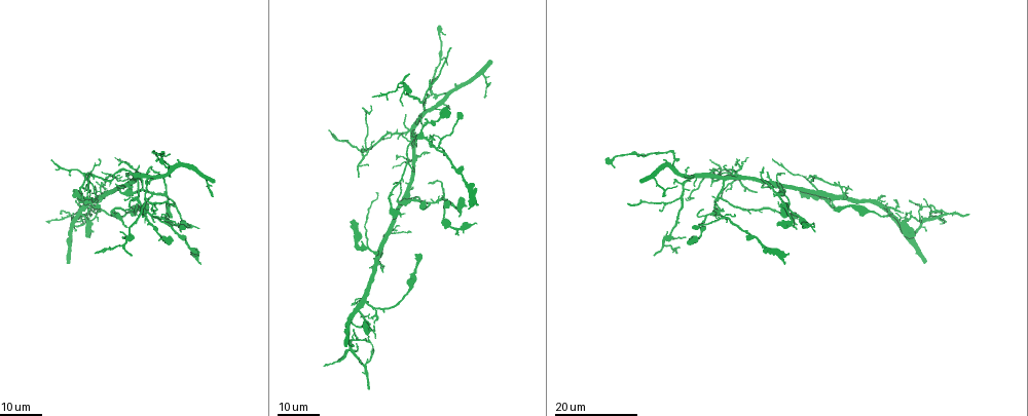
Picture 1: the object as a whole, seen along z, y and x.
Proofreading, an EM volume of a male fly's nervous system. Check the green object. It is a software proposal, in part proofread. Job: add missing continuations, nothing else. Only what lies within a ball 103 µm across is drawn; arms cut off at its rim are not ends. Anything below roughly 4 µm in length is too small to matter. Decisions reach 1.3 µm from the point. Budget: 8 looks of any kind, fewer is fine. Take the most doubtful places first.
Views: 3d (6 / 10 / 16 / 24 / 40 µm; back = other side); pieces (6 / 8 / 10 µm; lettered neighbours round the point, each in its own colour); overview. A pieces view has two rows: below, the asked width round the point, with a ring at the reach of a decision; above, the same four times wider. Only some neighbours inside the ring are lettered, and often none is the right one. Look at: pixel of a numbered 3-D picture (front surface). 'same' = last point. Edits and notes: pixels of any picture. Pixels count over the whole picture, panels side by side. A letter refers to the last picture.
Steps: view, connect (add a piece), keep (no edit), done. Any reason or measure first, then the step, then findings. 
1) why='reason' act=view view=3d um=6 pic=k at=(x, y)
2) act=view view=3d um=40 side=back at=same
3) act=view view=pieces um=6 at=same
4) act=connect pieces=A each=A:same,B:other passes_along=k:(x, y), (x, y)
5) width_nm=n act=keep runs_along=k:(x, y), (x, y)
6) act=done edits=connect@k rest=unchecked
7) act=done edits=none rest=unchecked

why='branch stops here' act=view view=3d um=24 pic=1 at=(359, 177)

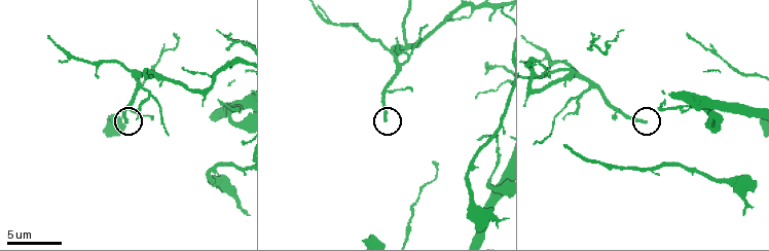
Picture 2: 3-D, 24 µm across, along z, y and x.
act=view view=pieces um=8 pic=2 at=(385, 118)

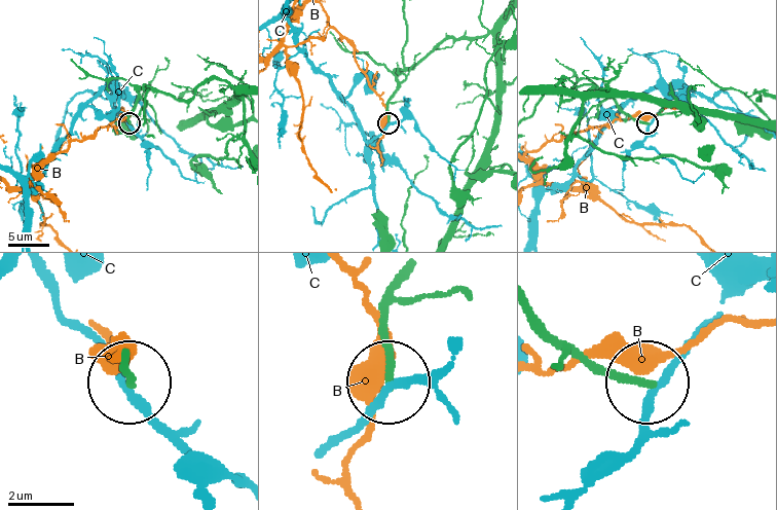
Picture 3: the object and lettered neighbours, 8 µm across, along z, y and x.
act=keep each=B:other,C:other runs_along=3:(542, 326), (591, 365), (646, 381) found='no lettered piece goes on from it'

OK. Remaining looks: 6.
why='thin end' act=view view=3d um=16 pic=1 at=(352, 306)

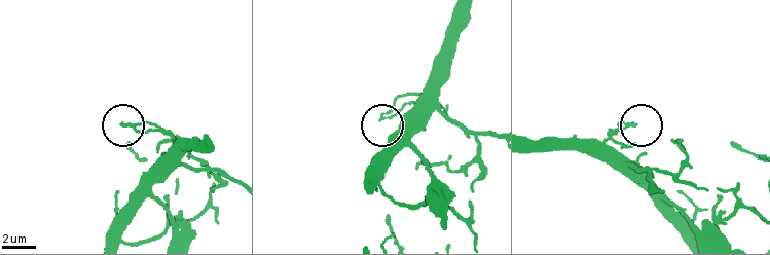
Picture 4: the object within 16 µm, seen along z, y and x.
act=view view=pieces um=10 pic=4 at=(122, 125)

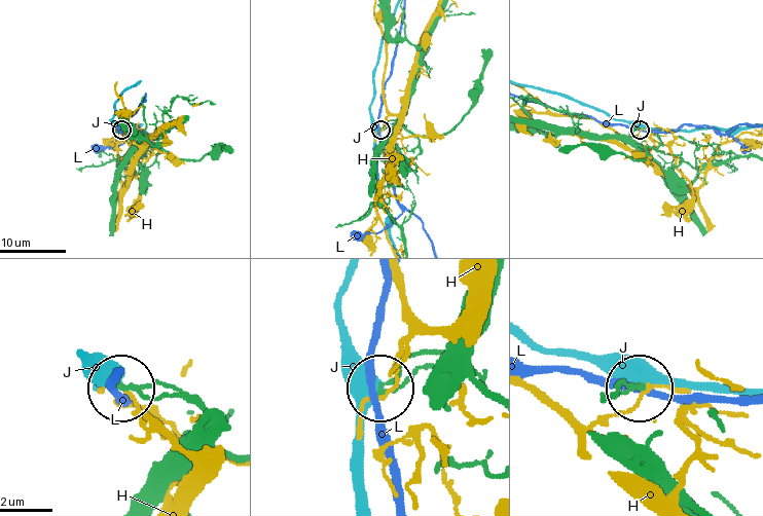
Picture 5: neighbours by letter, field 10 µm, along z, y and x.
act=keep each=H:other,J:other,L:other runs_along=5:(215, 413), (169, 388), (124, 388) found='none of them fits'

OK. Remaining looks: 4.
why='free end' act=view view=pieces um=8 pic=2 at=(225, 37)

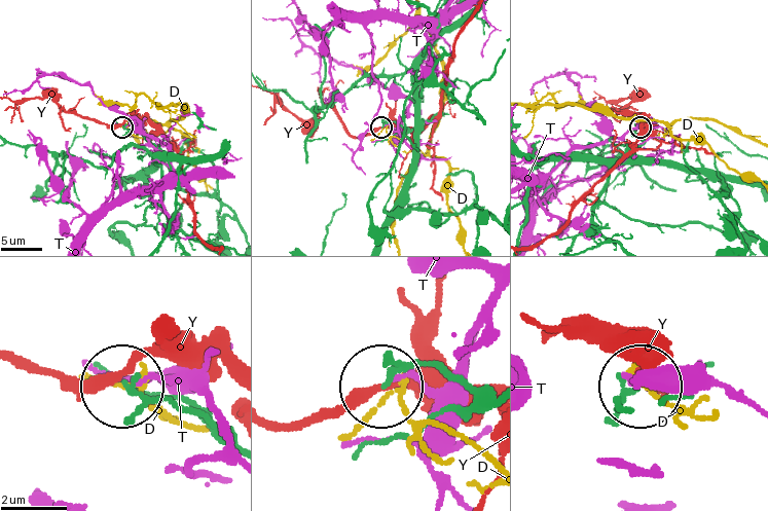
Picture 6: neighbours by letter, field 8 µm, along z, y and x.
act=keep each=D:other,T:other,Y:other found='none of them fits'

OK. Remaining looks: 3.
why='branch stops here' act=view view=3d um=24 pic=1 at=(716, 204)

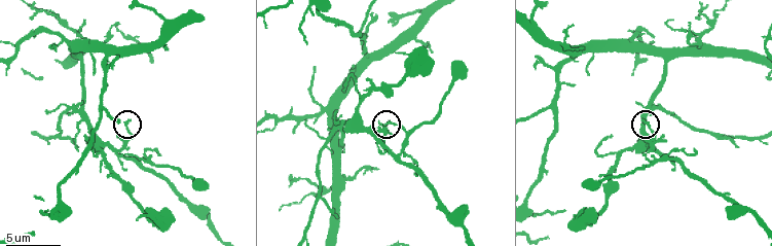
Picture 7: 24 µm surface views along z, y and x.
act=view view=pieces um=8 pic=7 at=(644, 119)

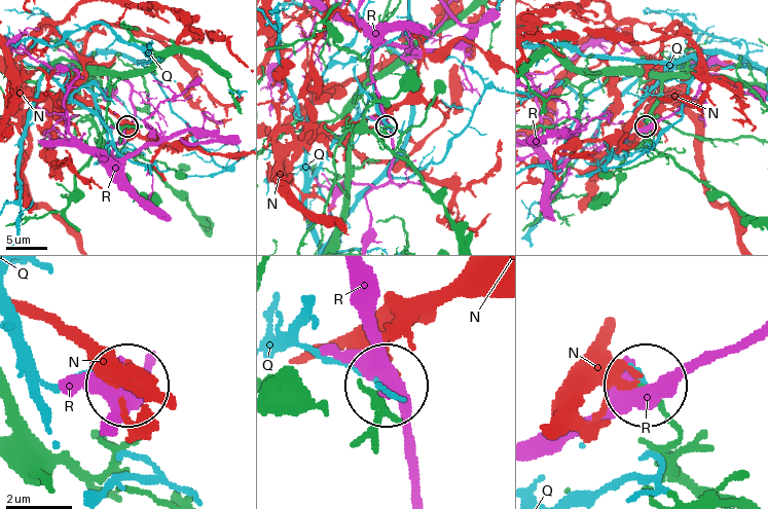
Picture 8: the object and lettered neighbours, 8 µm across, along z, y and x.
act=keep each=N:other,Q:other,R:other found='none of them fits'

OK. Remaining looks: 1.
act=done edits=none rest=unchecked

